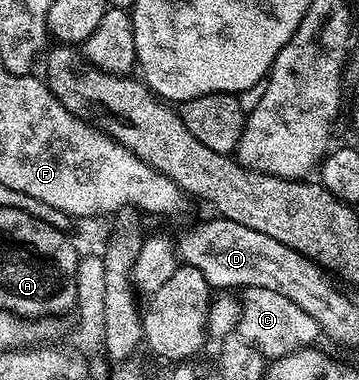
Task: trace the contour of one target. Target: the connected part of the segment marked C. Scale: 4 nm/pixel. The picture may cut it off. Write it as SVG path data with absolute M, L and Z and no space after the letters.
M246 288L239 293L238 301L240 303L238 334L247 344L253 344L269 361L288 356L300 348L311 348L317 343L316 339L321 339L322 333L318 322L314 322L314 318L310 318L310 314L302 310L302 306L290 302L290 298L282 298L282 294L274 294L274 290Z

